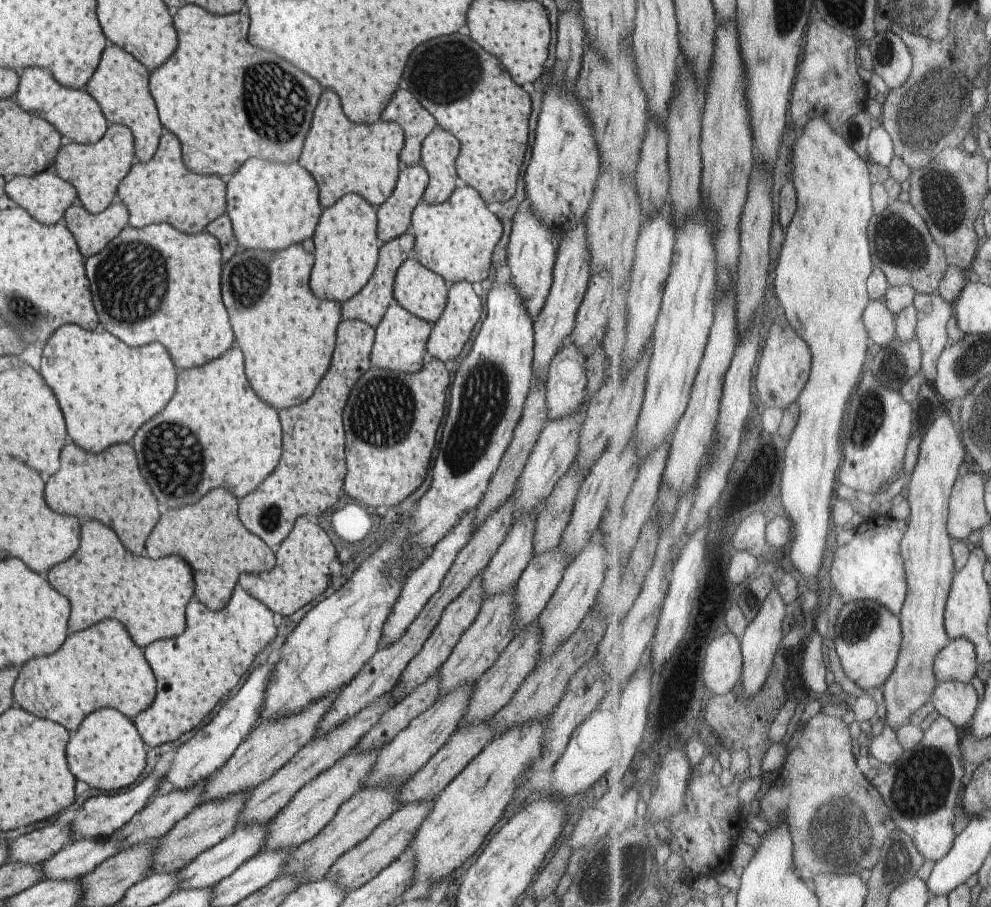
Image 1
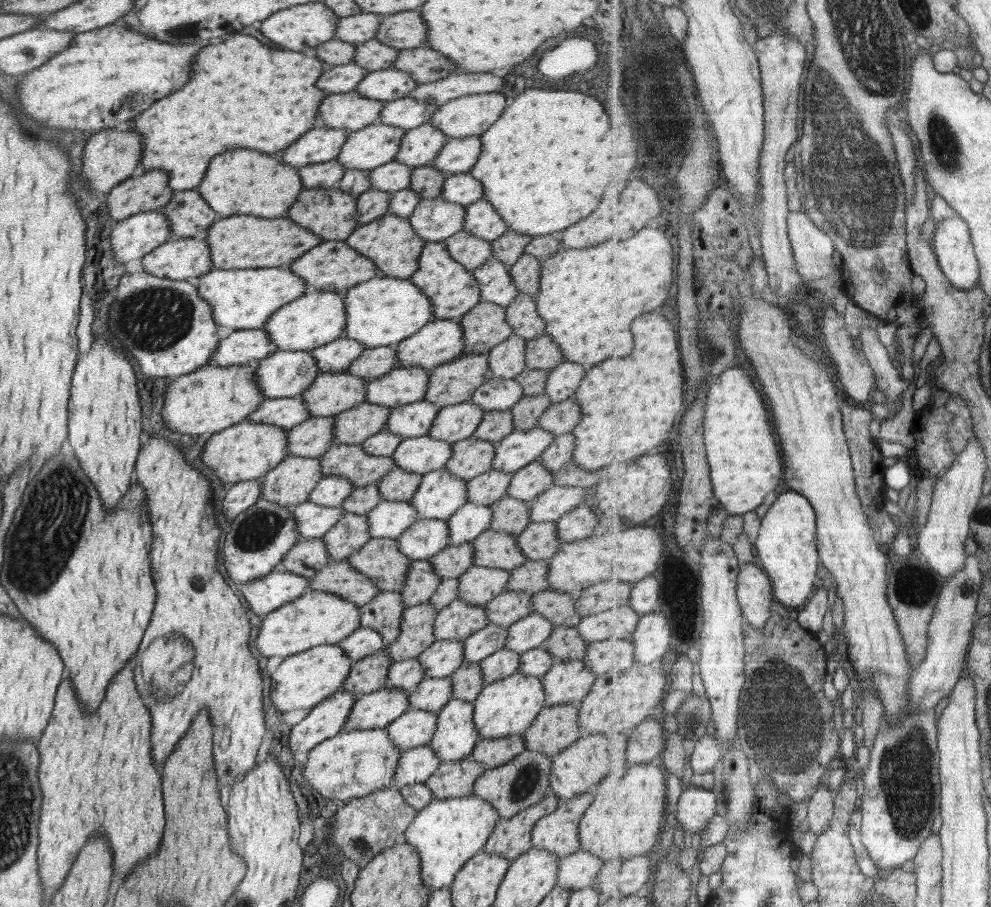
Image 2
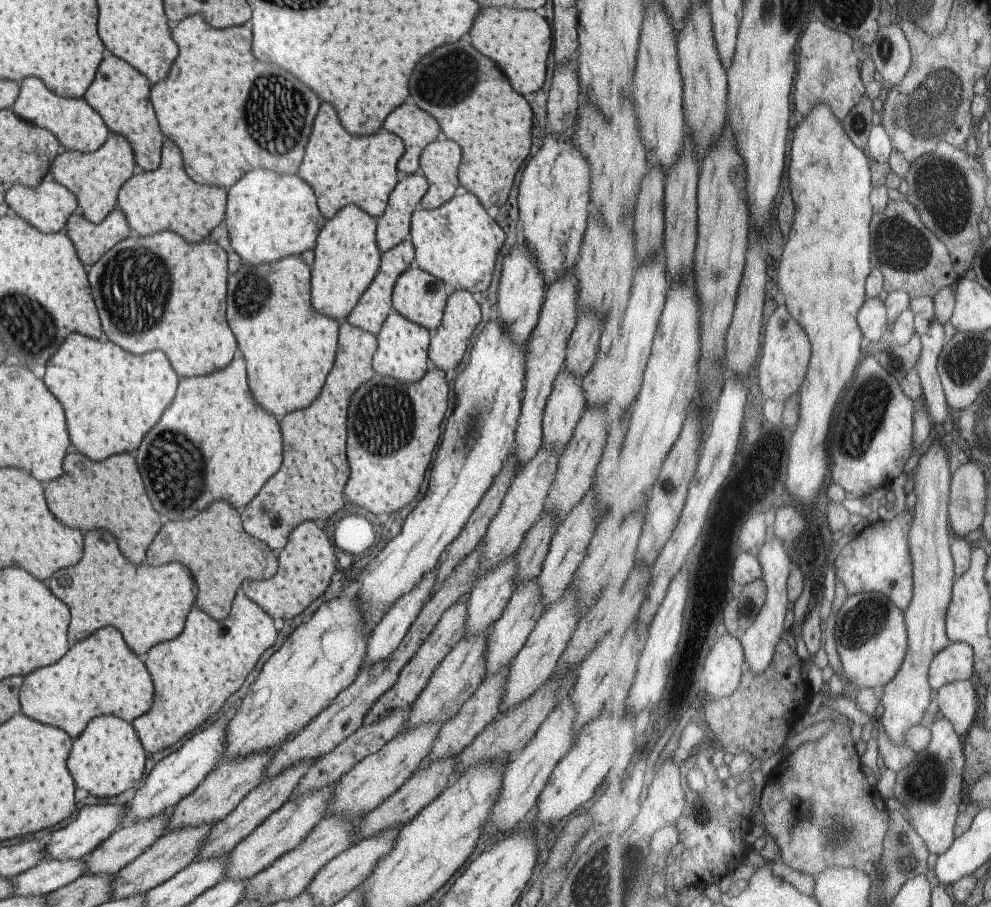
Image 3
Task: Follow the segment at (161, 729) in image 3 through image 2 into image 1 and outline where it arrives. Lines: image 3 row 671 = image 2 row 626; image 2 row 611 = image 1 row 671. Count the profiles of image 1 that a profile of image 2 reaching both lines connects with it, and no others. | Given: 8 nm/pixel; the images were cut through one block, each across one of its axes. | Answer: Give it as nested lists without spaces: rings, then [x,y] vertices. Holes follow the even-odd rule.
[[[238,583],[221,610],[207,610],[195,598],[189,601],[184,610],[183,632],[175,638],[156,640],[143,648],[145,662],[155,677],[156,693],[153,702],[132,720],[141,742],[153,748],[173,742],[199,725],[241,680],[253,658],[275,636],[275,632],[272,612]]]

